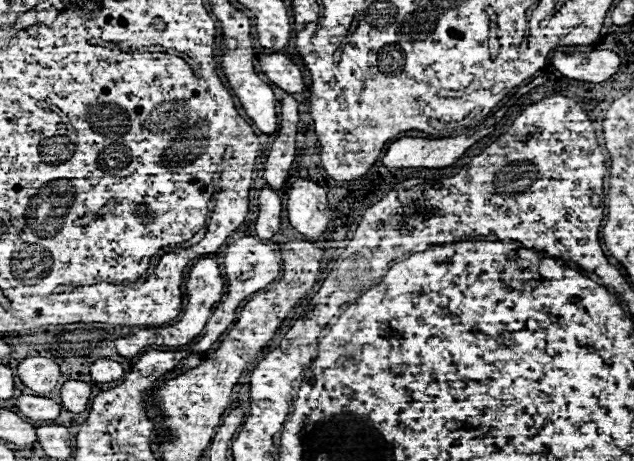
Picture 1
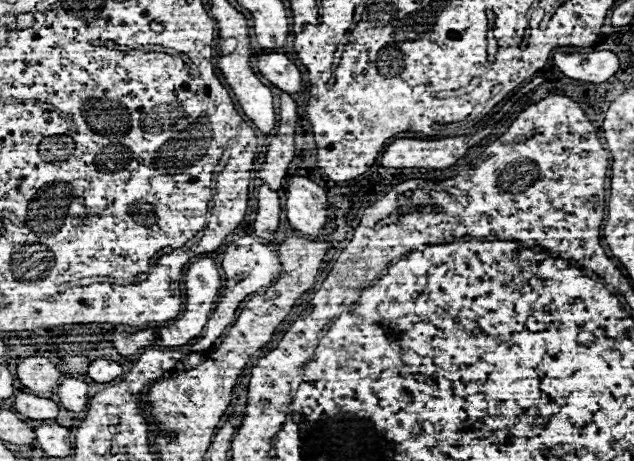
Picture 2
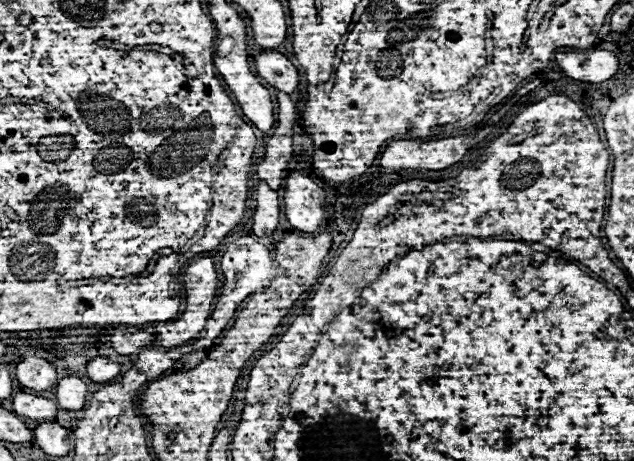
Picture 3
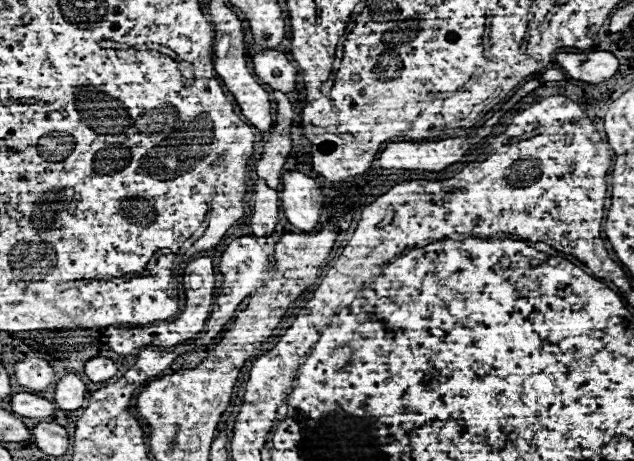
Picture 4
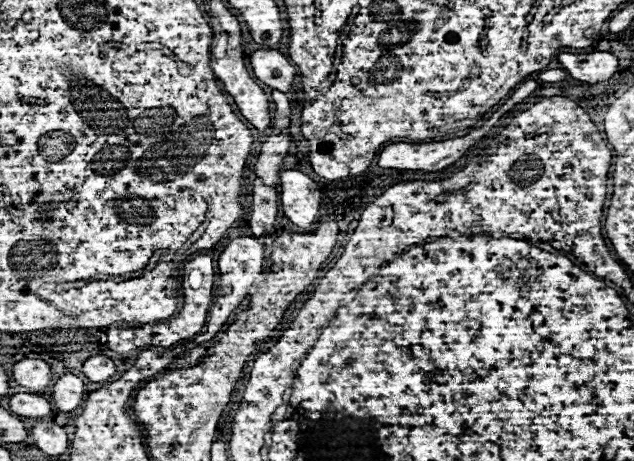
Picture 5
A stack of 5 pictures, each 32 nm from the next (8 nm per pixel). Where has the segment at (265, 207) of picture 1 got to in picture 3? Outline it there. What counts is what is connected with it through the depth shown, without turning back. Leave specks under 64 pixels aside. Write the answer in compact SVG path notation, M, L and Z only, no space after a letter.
M260 182L256 188L256 212L254 212L254 224L252 230L256 236L270 236L278 226L278 214L280 214L280 200L276 190L268 188L268 184Z

